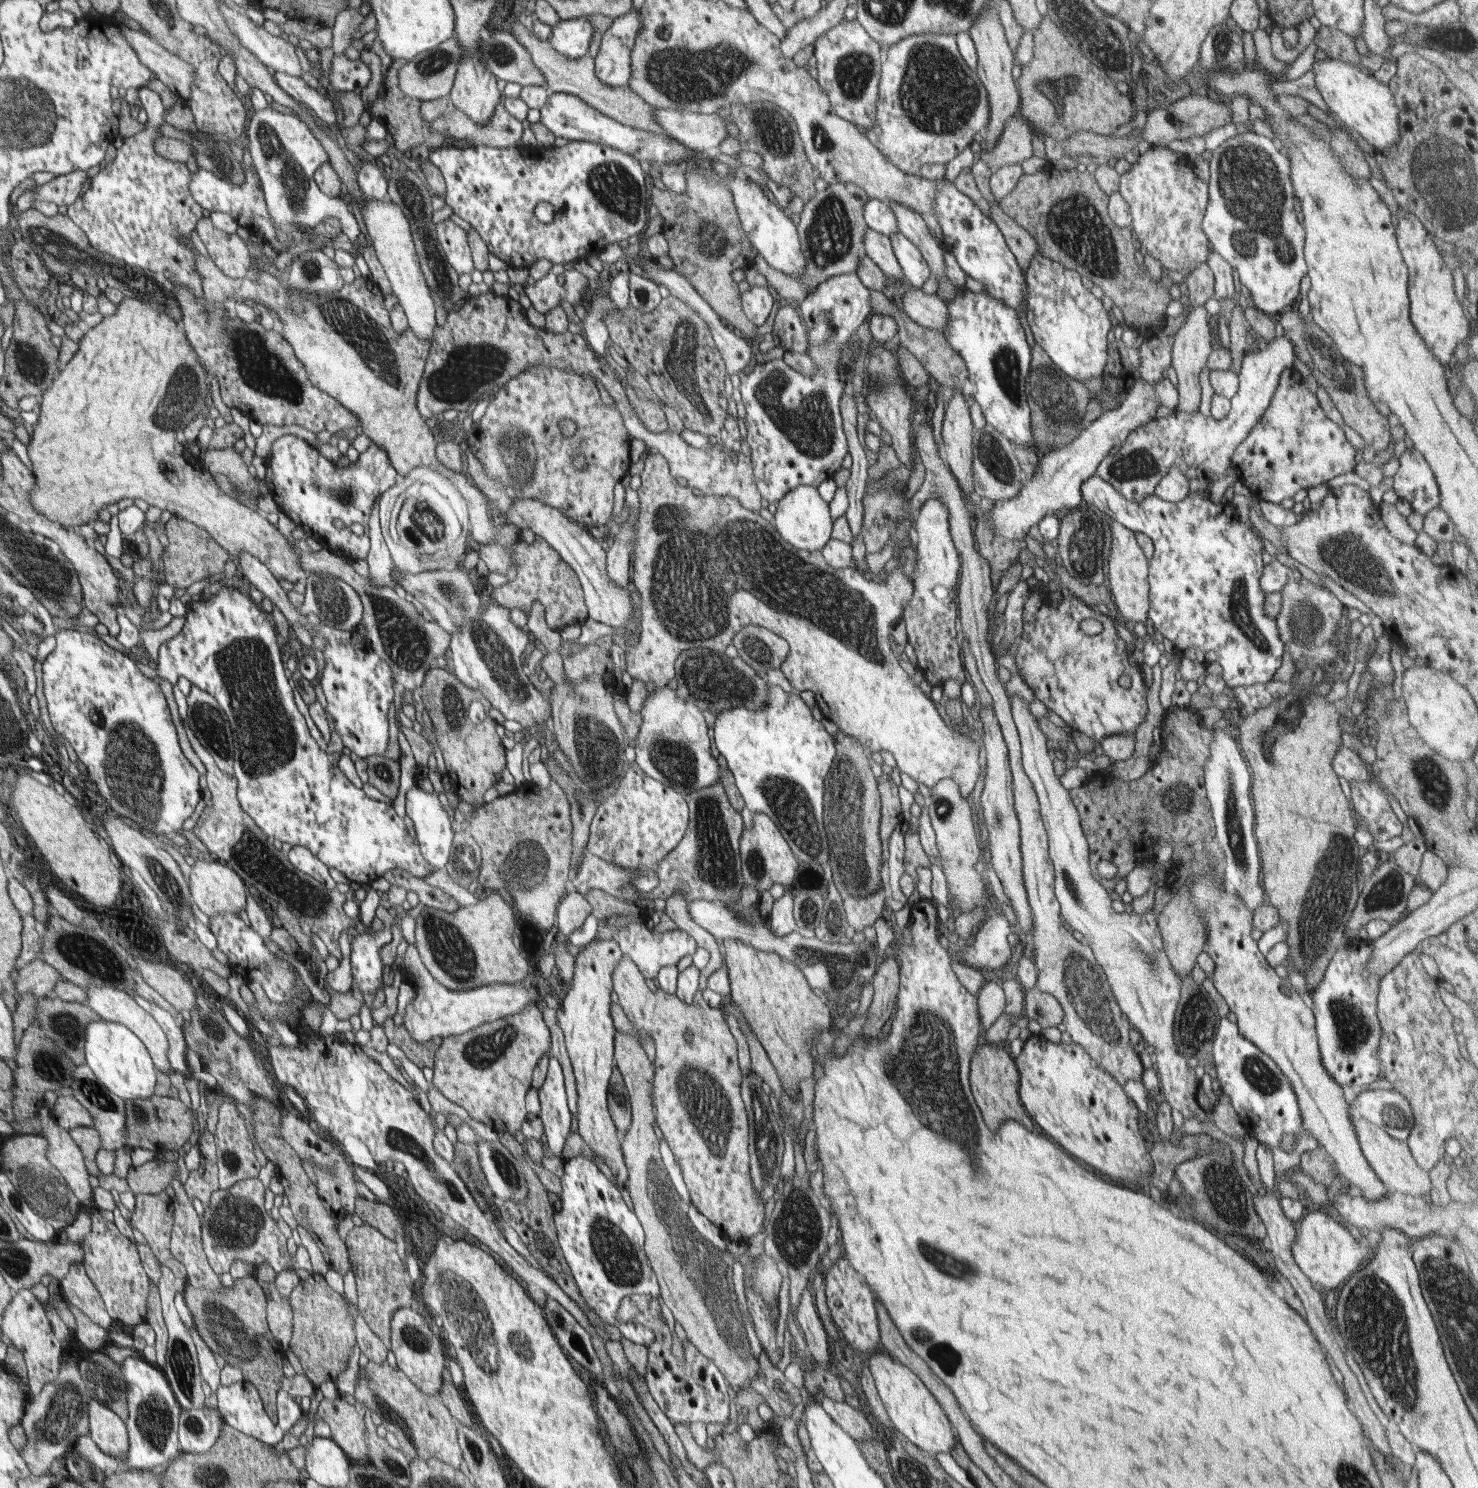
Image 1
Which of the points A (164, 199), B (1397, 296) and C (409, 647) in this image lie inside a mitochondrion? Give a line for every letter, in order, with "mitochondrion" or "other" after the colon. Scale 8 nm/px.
A: other
B: other
C: mitochondrion

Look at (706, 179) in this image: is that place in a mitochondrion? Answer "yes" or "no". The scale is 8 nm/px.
no

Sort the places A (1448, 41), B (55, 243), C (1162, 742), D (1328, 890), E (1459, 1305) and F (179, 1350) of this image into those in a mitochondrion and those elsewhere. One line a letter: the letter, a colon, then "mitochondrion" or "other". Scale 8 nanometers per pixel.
A: mitochondrion
B: mitochondrion
C: other
D: mitochondrion
E: mitochondrion
F: mitochondrion

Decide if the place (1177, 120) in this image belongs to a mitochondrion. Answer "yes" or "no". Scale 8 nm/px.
yes

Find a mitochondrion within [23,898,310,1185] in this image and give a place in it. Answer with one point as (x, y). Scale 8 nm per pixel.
(99, 959)

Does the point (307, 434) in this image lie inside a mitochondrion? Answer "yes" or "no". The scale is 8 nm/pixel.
no

